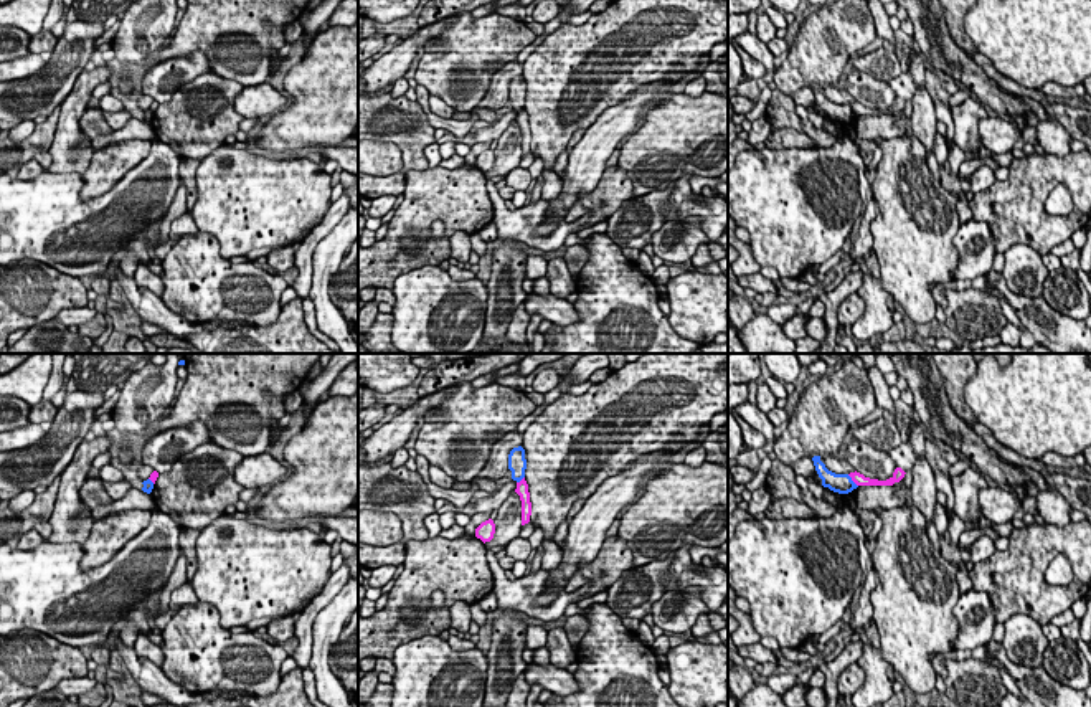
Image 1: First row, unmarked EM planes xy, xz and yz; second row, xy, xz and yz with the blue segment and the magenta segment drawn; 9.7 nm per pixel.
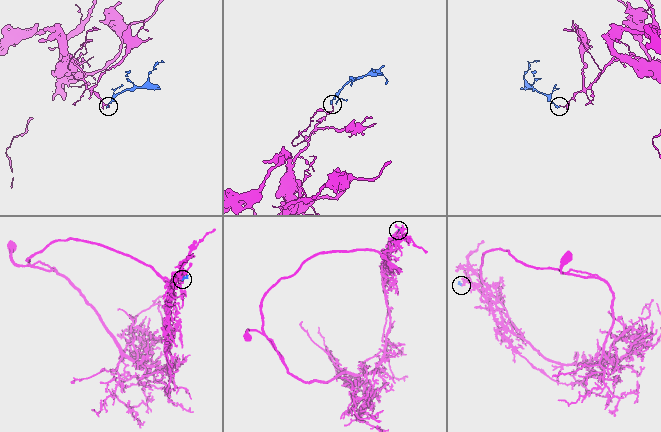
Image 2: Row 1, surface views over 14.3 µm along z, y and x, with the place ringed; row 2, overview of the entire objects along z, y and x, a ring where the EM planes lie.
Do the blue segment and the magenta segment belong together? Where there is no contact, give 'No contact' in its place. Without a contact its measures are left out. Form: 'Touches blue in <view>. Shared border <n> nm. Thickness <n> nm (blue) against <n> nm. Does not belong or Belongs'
Touches blue in yz. Shared border 160 nm. Thickness 190 nm (blue) against 120 nm. Does not belong

